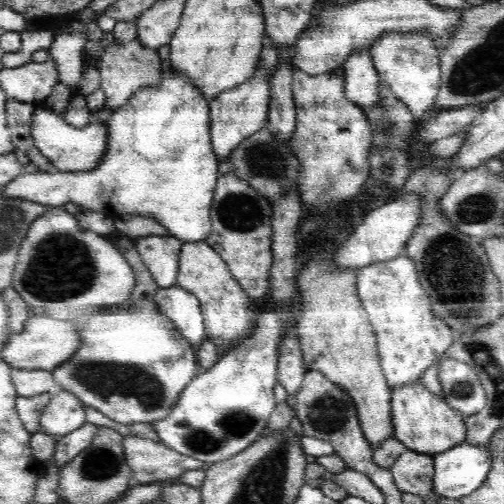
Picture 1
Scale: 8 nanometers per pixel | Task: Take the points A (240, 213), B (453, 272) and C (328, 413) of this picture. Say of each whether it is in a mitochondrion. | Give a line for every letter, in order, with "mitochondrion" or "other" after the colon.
A: mitochondrion
B: mitochondrion
C: mitochondrion

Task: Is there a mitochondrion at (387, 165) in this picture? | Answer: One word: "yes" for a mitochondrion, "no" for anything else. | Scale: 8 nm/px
yes

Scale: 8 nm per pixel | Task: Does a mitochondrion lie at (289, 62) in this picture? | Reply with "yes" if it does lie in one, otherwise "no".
no

